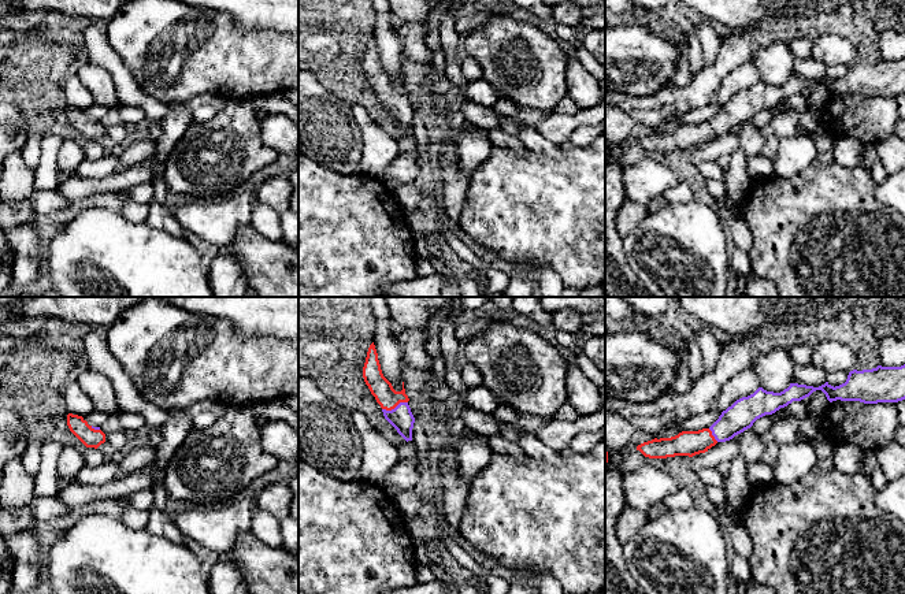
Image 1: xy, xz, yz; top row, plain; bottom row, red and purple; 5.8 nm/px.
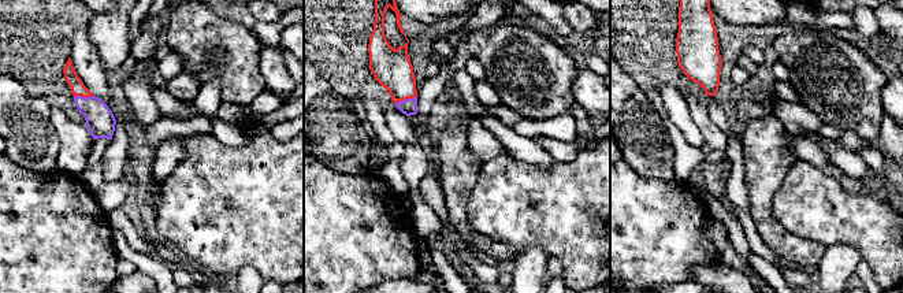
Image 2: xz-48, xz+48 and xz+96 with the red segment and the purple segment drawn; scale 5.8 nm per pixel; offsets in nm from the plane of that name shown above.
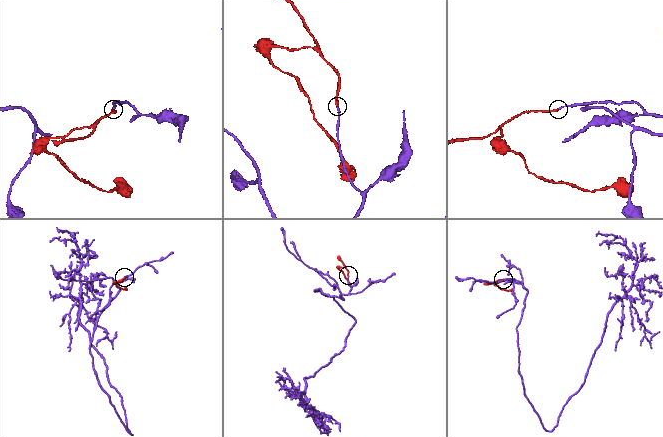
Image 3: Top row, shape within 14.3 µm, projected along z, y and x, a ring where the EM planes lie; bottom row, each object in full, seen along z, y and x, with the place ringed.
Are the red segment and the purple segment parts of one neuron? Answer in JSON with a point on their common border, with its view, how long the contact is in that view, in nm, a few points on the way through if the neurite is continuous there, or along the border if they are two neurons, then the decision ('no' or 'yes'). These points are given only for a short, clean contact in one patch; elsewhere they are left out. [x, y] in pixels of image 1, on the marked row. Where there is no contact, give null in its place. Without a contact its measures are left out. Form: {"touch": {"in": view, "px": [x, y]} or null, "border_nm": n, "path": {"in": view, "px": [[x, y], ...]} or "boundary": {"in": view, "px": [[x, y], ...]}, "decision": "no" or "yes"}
{"touch": {"in": "xz", "px": [394, 407]}, "border_nm": 160, "path": {"in": "xz", "px": [[379, 386], [394, 407], [401, 418]]}, "decision": "yes"}

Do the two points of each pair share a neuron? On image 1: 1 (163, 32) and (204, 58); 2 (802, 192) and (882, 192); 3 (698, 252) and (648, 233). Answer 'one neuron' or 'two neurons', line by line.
1: one neuron
2: two neurons
3: one neuron

